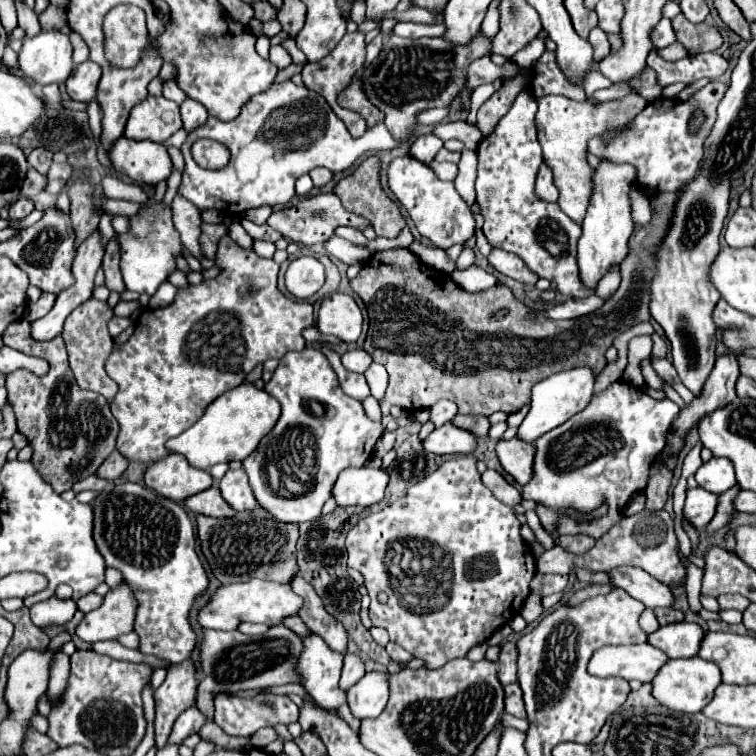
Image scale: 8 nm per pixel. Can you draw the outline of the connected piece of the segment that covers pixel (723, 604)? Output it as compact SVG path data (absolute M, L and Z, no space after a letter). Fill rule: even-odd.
M720 595L718 603L720 609L738 609L738 611L744 611L750 605L750 601L742 595Z

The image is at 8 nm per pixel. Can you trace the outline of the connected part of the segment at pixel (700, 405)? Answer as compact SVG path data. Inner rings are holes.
M734 353L720 355L716 359L716 365L702 389L702 395L694 399L686 409L680 411L676 421L672 423L672 431L666 435L670 449L680 451L684 445L684 437L692 425L696 425L696 419L704 417L704 413L710 413L712 409L728 405L736 397L736 381L740 377L740 365L738 357Z

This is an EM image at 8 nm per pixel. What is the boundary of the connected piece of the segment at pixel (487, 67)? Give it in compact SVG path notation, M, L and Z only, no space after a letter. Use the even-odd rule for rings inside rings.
M476 59L472 61L470 65L470 71L468 71L468 89L476 89L478 85L482 83L492 83L496 81L498 77L512 77L516 73L520 73L520 68L516 63L506 63L503 66L498 66L492 63L490 59Z

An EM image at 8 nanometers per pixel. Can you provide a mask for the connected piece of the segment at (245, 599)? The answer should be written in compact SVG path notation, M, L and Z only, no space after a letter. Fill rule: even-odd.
M251 579L246 583L236 585L222 585L214 595L212 601L202 607L198 621L206 629L216 631L236 631L240 623L264 623L268 627L280 625L283 619L292 615L298 615L302 607L303 599L293 592L290 584L275 583L262 579Z

